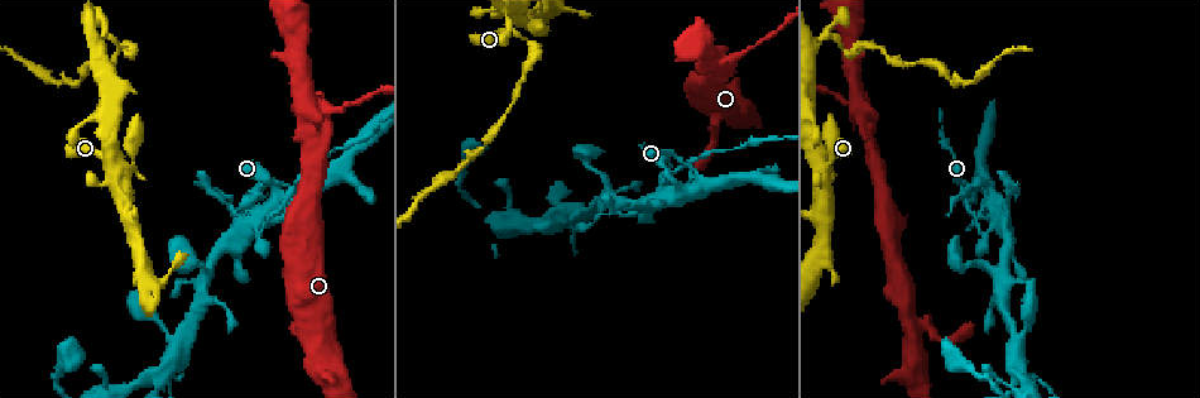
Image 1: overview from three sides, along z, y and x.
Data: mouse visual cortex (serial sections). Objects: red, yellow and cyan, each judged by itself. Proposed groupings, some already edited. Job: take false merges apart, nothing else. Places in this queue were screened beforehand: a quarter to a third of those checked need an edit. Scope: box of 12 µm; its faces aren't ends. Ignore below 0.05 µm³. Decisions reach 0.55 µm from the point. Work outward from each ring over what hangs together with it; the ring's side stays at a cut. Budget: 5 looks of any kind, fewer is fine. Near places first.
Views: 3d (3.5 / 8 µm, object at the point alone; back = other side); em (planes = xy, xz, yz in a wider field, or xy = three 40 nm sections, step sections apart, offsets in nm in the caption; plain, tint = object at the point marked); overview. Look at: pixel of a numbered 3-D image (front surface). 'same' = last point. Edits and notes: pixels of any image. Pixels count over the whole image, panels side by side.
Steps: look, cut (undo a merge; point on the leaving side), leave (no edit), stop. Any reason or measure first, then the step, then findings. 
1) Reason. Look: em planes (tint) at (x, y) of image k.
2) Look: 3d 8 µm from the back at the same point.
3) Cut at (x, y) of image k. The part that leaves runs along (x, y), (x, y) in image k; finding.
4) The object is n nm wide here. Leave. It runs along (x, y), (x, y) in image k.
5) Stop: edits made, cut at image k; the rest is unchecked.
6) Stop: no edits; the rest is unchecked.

Abrupt turn. Look: 3d 3.5 µm at (110, 168) of image 1.

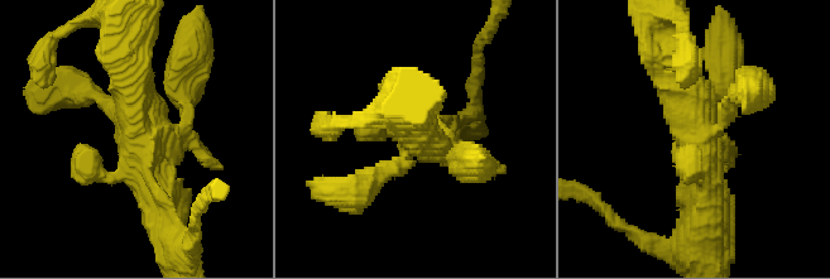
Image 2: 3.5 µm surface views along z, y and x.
Need the tissue. Look: em planes (tint) at (124, 130) of image 2.

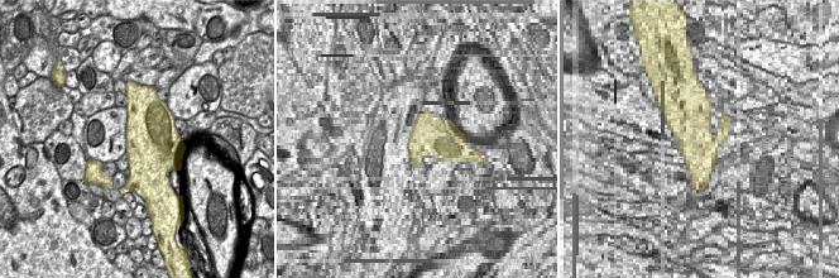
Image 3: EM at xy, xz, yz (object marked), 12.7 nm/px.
Leave. It runs along (359, 188), (406, 162), (413, 107) in image 2; continuous, no second cell.

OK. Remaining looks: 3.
Abrupt turn. Look: 3d 3.5 µm at (867, 117) of image 1.

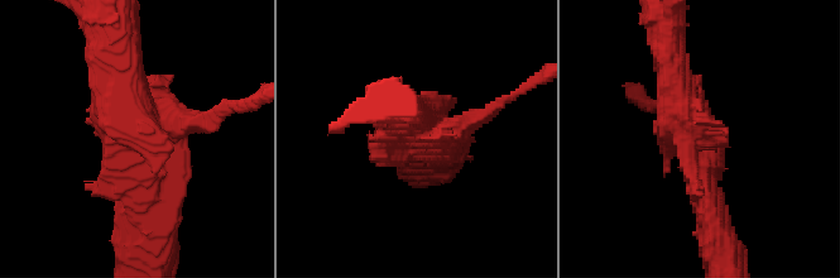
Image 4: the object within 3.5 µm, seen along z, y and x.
Look: em xy step 5 (tint) at (428, 133) of image 4.

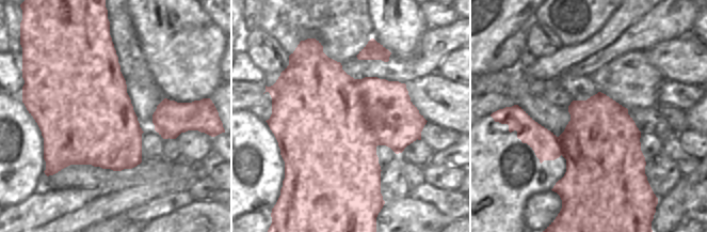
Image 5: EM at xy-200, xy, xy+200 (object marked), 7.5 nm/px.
Another direction. Look: em xy step 2 (tint) at the same point.

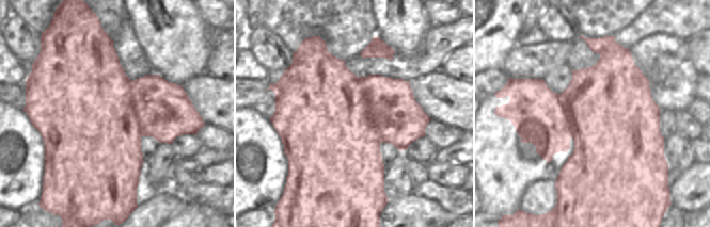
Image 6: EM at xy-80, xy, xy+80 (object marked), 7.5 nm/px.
Cut at (230, 105) of image 4. The part that leaves runs along (178, 121), (255, 102) in image 4; a second cell is stuck on.

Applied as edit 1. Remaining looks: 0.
Stop: edits made, cut at image 4; the rest is unchecked.

